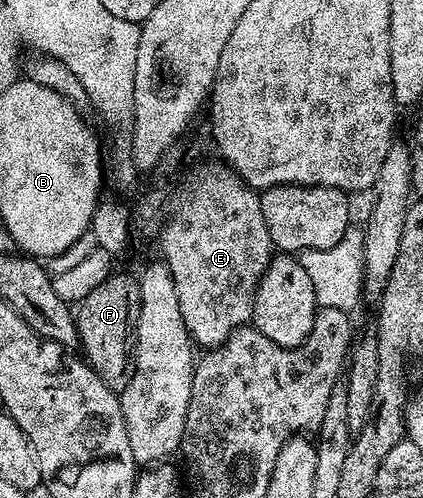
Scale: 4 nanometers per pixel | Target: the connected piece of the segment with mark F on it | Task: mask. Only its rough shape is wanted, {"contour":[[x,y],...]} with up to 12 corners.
{"contour":[[110,275],[76,308],[85,363],[121,393],[134,373],[135,277]]}

